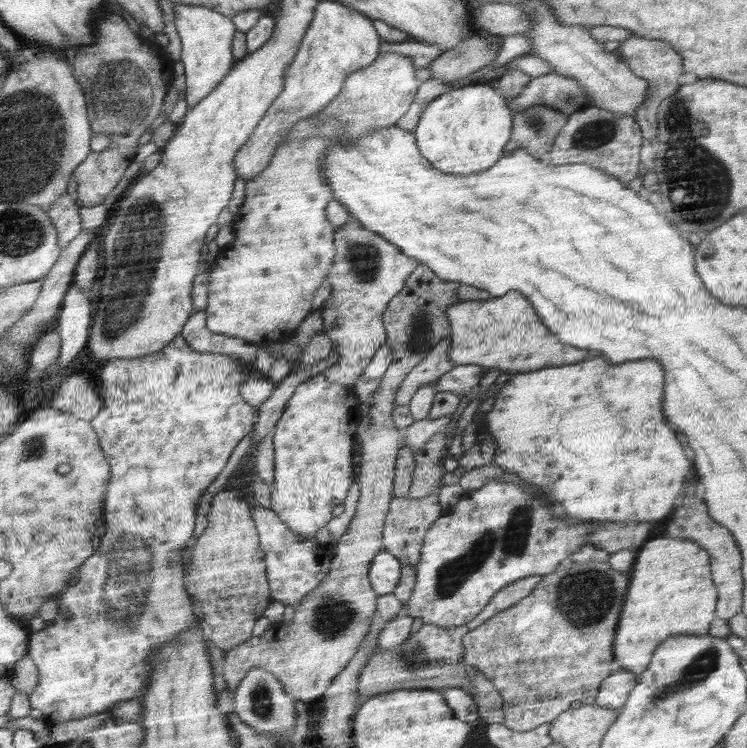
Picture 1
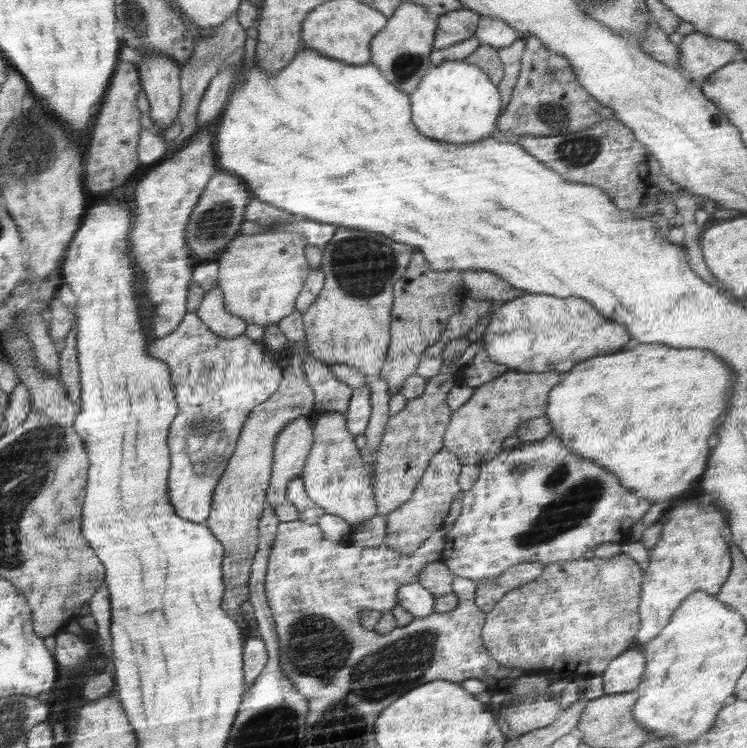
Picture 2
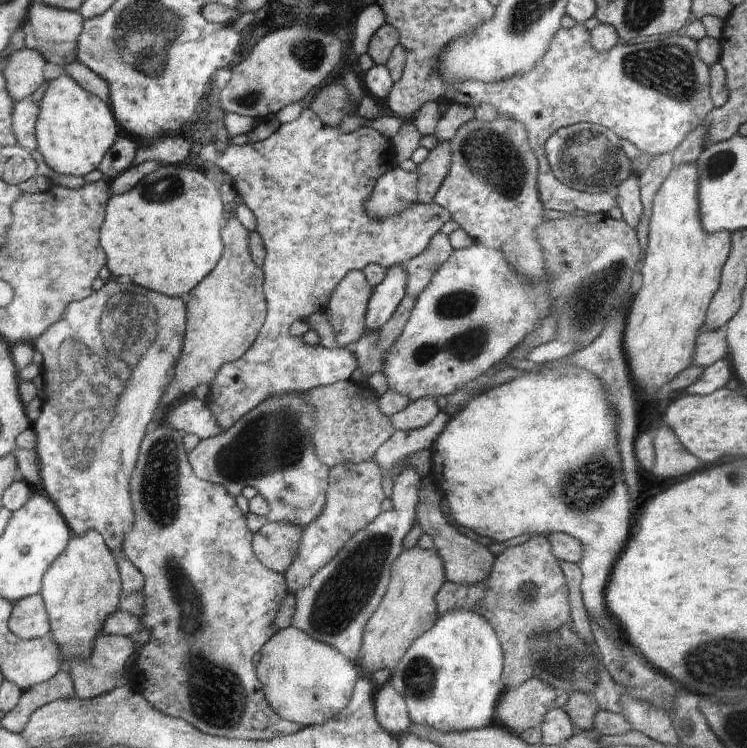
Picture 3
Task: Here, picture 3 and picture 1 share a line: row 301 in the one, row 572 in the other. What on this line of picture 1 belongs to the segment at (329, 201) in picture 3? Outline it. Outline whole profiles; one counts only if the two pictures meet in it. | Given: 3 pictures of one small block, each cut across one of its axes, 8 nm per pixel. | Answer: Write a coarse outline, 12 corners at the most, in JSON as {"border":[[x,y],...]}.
{"border":[[271,508],[250,513],[272,598],[300,602],[328,576],[333,544],[292,531]]}

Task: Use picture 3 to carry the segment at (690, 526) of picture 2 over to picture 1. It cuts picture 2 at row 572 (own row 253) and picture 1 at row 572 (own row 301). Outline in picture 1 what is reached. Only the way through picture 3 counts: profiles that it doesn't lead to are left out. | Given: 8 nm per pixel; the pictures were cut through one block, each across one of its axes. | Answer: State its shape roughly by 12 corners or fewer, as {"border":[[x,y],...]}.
{"border":[[692,539],[638,549],[621,669],[595,705],[622,709],[664,638],[708,633],[719,600]]}

